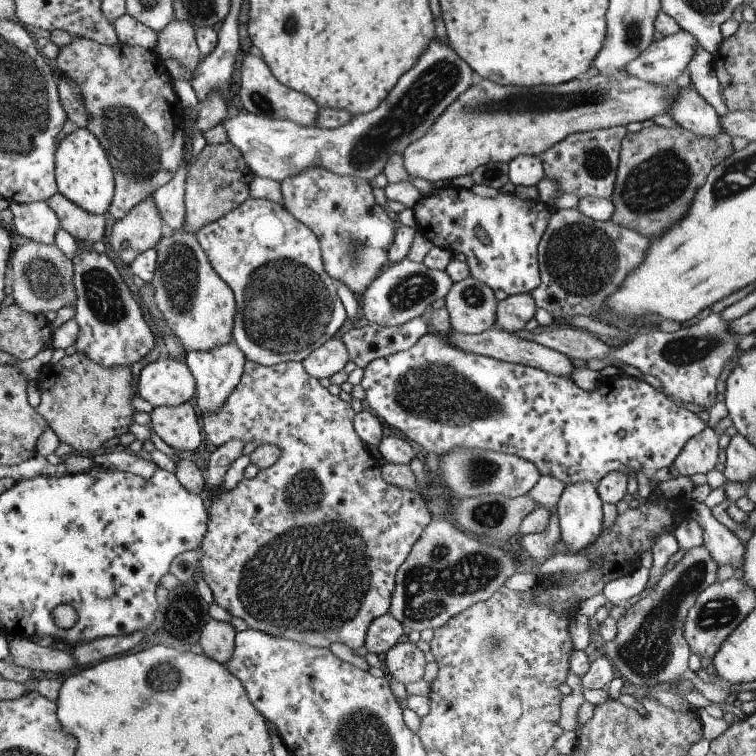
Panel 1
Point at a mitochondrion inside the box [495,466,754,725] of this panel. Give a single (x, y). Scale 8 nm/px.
(647, 652)

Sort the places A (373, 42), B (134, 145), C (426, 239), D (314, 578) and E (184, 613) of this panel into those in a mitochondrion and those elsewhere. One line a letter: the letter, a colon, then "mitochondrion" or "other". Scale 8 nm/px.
A: other
B: mitochondrion
C: other
D: mitochondrion
E: mitochondrion

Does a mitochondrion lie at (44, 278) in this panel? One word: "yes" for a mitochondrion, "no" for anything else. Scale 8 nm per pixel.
yes

